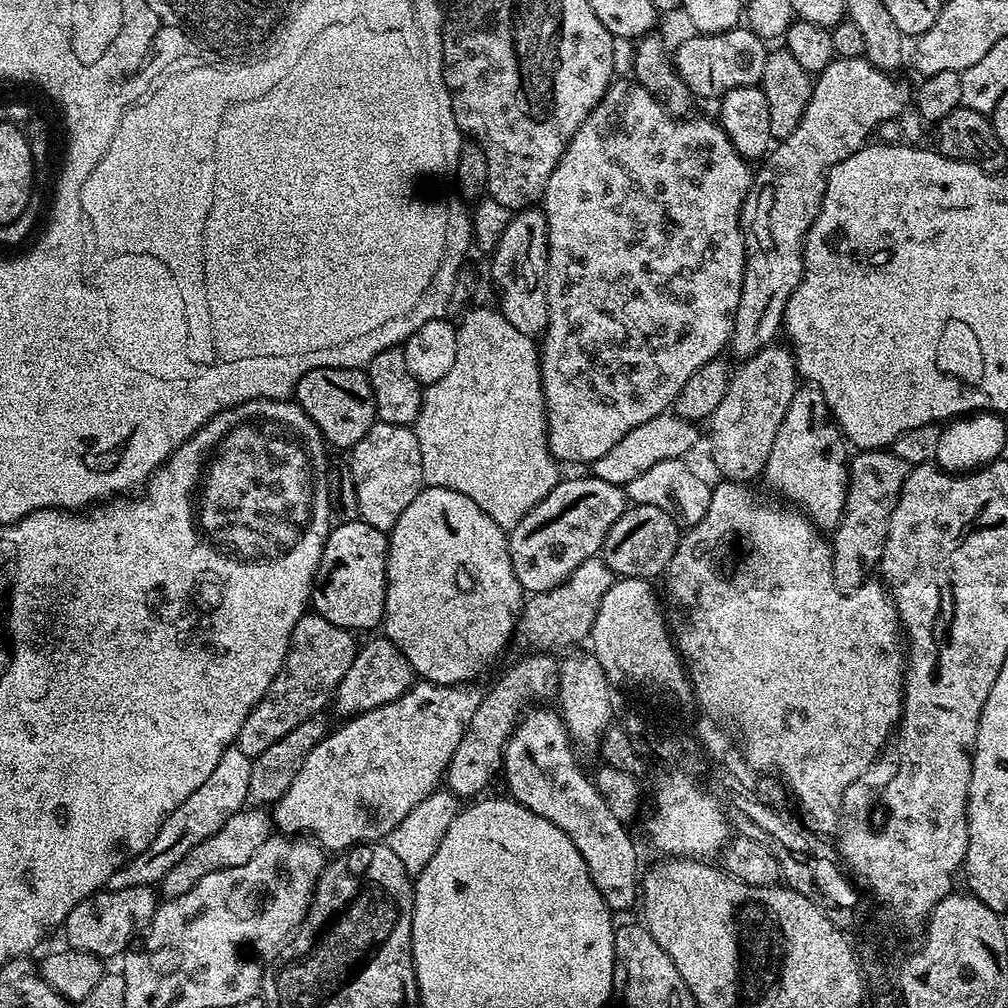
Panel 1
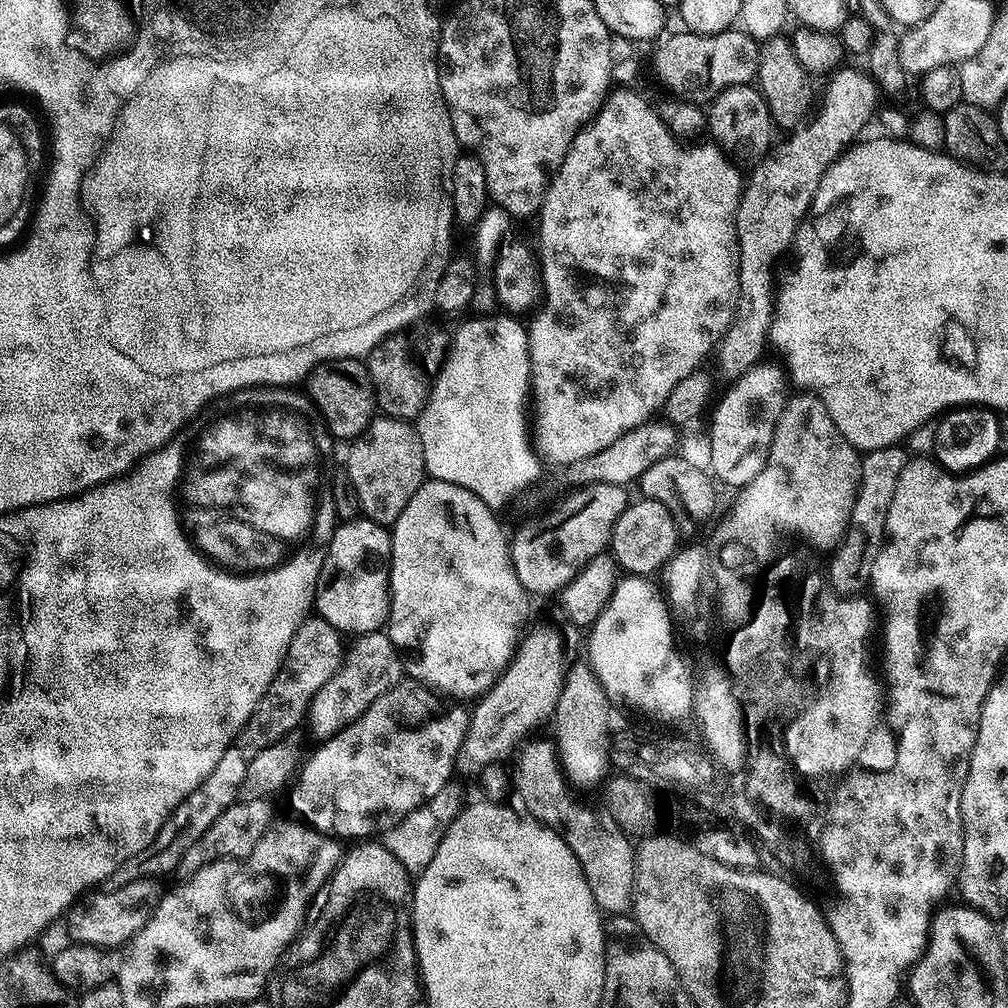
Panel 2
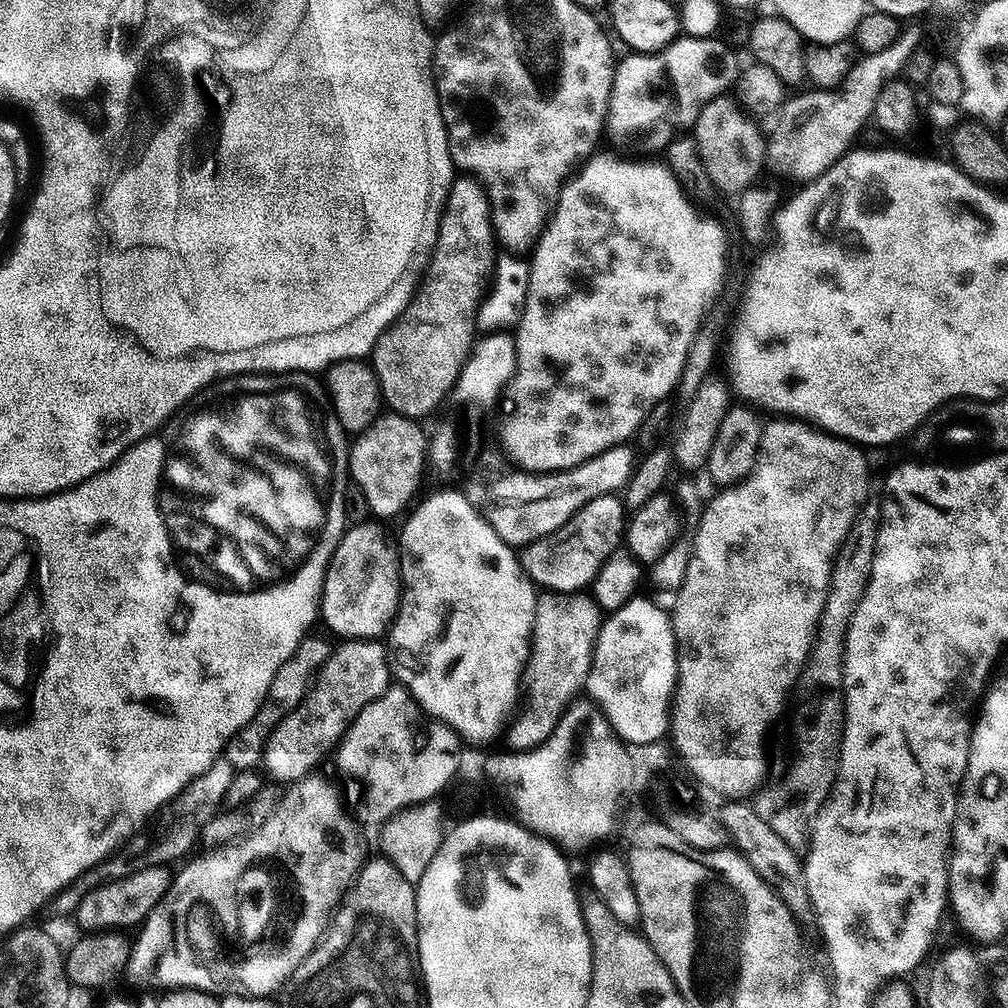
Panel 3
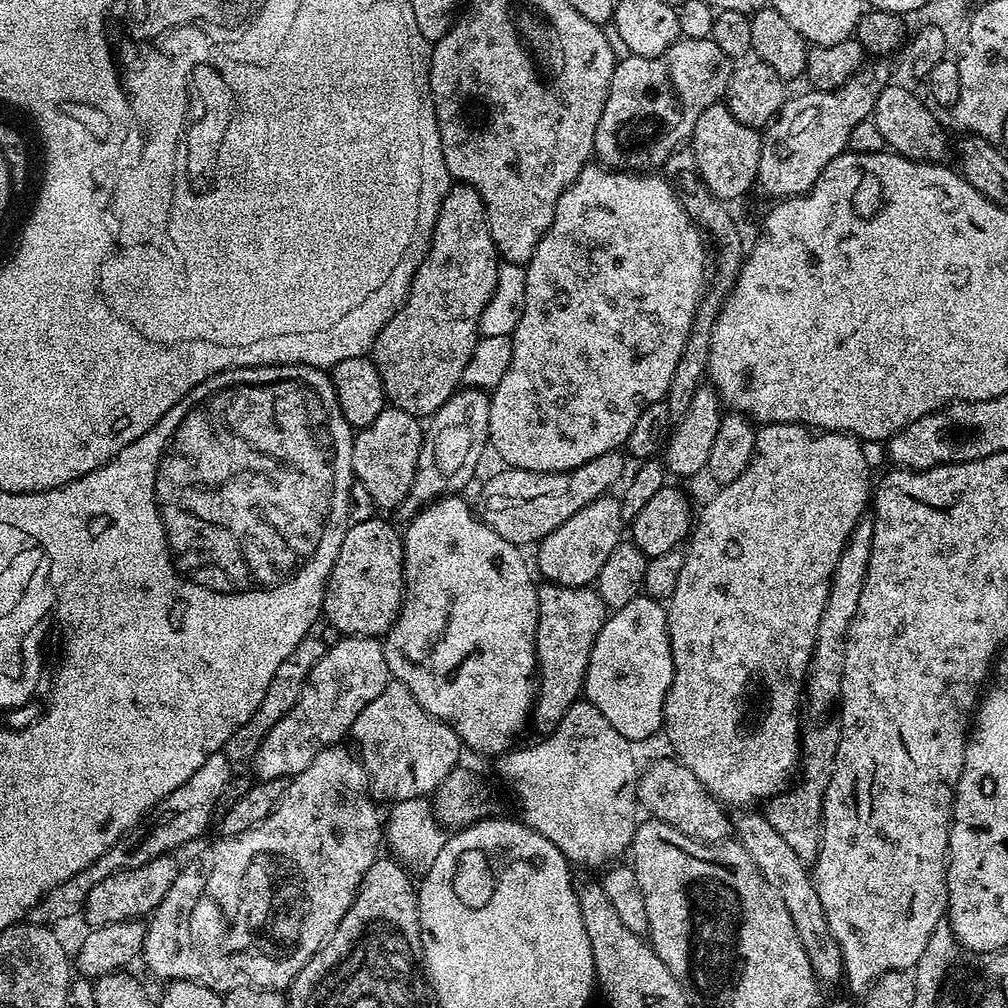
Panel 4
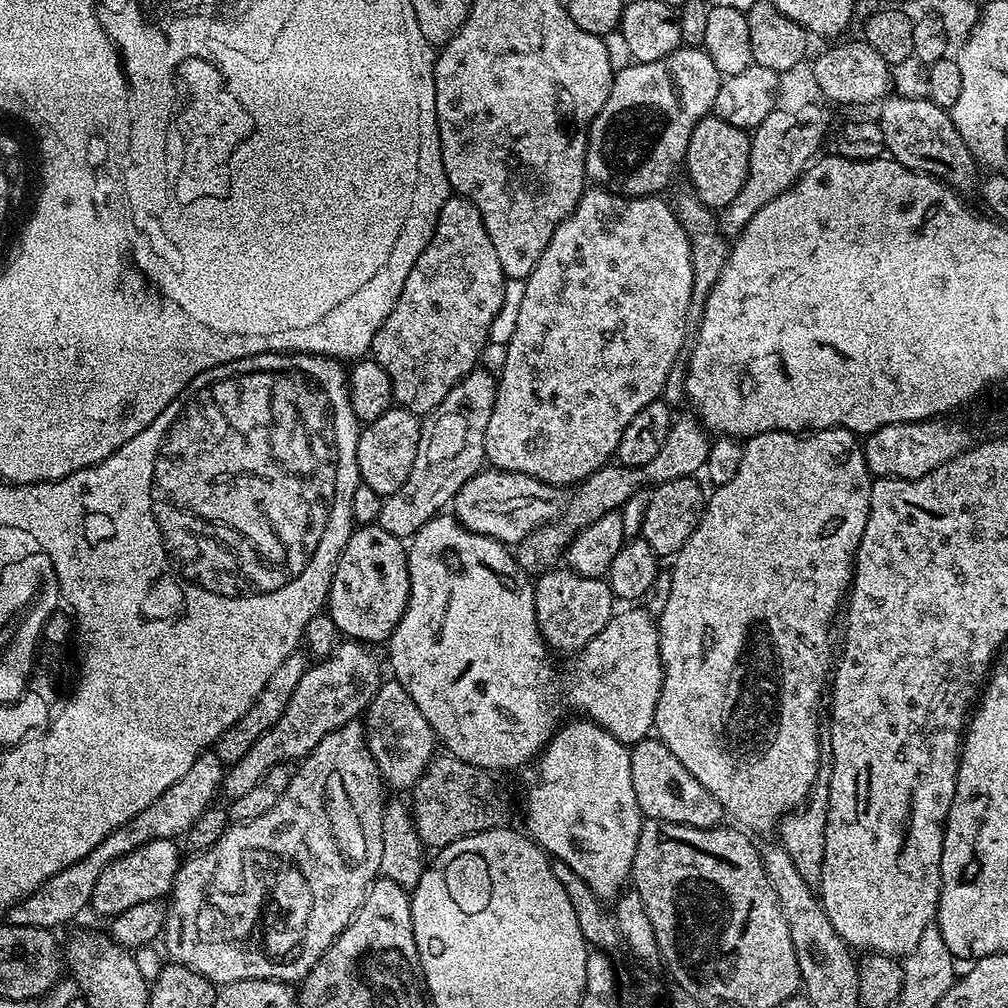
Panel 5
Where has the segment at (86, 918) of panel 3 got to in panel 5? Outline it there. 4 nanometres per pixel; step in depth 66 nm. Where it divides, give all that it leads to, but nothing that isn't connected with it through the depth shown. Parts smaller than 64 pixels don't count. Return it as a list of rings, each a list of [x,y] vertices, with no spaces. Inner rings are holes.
[[[175,839],[146,842],[146,846],[110,862],[110,866],[102,870],[97,884],[94,885],[91,911],[111,918],[122,914],[122,910],[130,910],[130,906],[138,906],[138,902],[163,901],[171,893],[180,872],[182,855],[176,849],[176,844]]]

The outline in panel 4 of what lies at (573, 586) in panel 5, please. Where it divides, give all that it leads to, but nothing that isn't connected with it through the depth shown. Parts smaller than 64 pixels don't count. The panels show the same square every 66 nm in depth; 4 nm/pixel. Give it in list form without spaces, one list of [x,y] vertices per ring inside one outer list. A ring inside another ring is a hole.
[[[544,582],[536,590],[536,667],[538,669],[538,687],[534,692],[534,707],[530,712],[531,723],[536,723],[540,734],[553,732],[562,722],[566,710],[575,704],[584,686],[584,672],[588,669],[588,659],[594,642],[602,630],[606,619],[604,599],[595,587],[571,588],[551,582]]]

